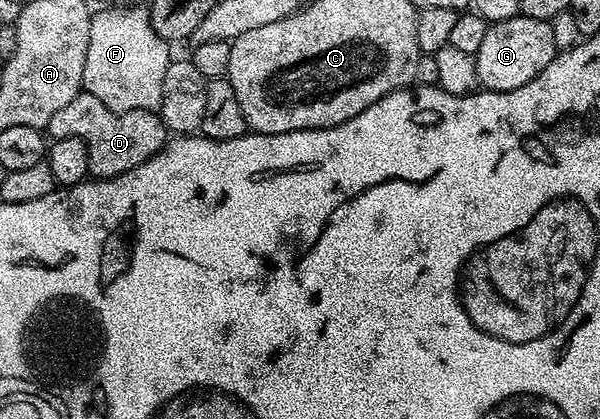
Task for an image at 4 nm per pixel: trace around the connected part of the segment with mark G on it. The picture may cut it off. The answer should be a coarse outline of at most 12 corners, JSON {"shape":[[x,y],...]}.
{"shape":[[551,23],[488,25],[479,85],[529,84],[556,56]]}

